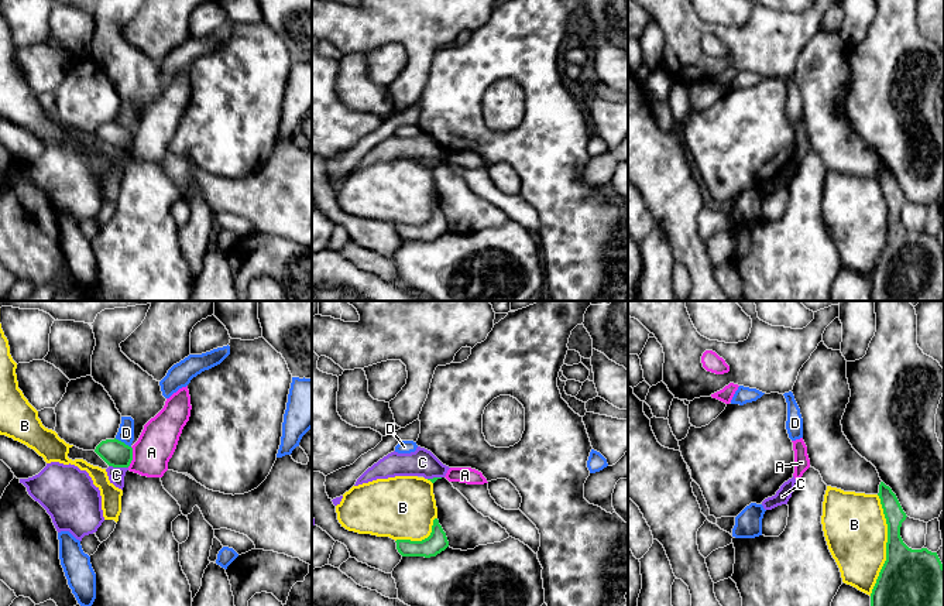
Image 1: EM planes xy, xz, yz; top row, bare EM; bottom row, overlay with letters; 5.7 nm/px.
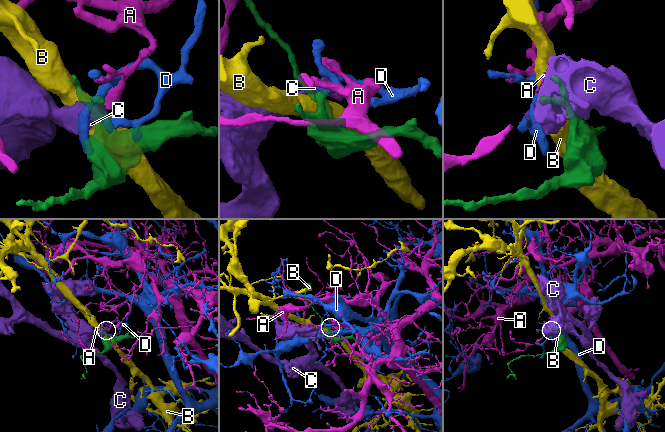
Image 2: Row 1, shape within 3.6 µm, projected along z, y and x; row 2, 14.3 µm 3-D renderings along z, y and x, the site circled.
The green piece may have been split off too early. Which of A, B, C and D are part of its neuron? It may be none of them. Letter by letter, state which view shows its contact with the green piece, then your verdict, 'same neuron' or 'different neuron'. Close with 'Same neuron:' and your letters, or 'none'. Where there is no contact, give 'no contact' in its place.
A: xy | different neuron
B: yz | different neuron
C: xy | different neuron
D: xy | different neuron
Same neuron: none

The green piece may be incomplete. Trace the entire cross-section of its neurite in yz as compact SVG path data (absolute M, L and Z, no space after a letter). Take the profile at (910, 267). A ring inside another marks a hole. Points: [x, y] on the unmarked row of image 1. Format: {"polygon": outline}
{"polygon": "M881 165L878 179L888 208L888 226L886 244L871 277L871 301L944 301L944 250L937 236L909 232L900 220L907 199L896 178Z"}

